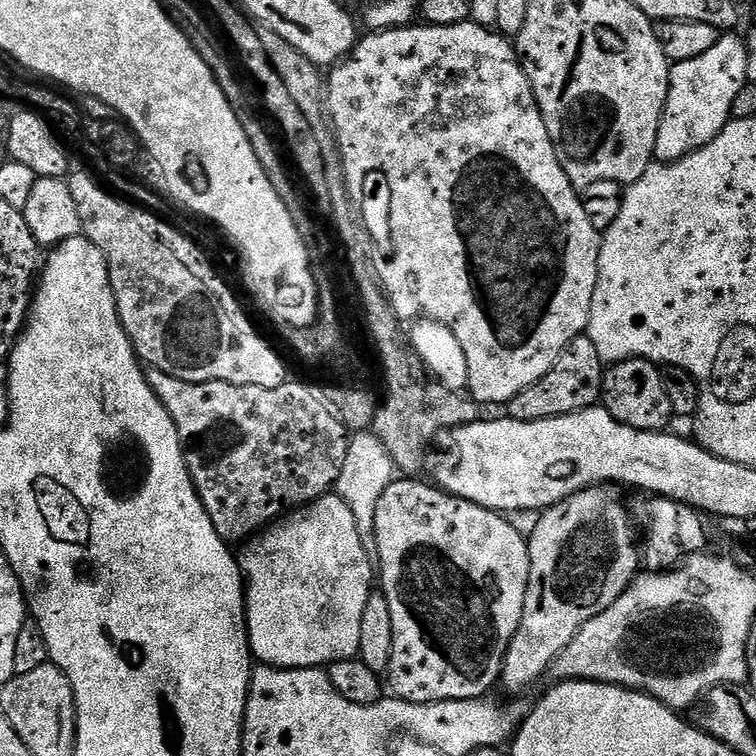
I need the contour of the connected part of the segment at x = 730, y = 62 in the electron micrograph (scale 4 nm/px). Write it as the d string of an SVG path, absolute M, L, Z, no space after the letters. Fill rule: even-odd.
M736 34L721 35L714 47L690 62L678 62L668 69L668 93L662 122L658 126L658 142L654 142L655 159L672 164L714 142L732 119L732 107L738 90L748 83L748 46Z

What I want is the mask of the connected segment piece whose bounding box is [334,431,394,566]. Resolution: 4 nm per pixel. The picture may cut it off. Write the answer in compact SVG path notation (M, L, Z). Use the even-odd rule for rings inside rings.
M371 431L355 433L349 439L346 450L346 462L342 462L342 474L338 474L335 495L350 506L350 514L354 514L354 526L358 526L358 538L362 541L362 550L366 550L366 558L370 558L373 566L379 565L378 538L374 530L374 514L378 514L378 502L382 494L386 494L386 486L394 479L394 467L386 447Z

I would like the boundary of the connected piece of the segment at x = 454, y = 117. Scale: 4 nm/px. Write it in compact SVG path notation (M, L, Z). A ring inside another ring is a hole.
M471 20L454 26L434 26L420 22L406 28L372 30L367 34L369 36L361 35L357 39L351 52L329 71L332 73L327 73L326 111L336 134L348 181L368 180L375 172L384 176L383 191L386 194L400 194L400 206L408 216L408 220L386 220L388 252L392 257L388 264L379 265L378 283L401 321L412 322L419 317L428 317L444 323L454 332L466 354L469 371L466 392L469 397L480 406L507 405L514 394L522 394L545 376L574 338L587 333L590 306L598 286L602 233L594 230L594 226L586 219L580 192L570 182L570 178L566 178L566 170L562 170L562 162L558 162L558 154L554 154L554 142L550 142L550 134L546 131L546 122L542 122L534 90L509 37L501 36L491 27L473 24Z

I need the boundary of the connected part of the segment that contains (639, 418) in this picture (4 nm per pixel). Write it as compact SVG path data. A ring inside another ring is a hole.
M637 358L635 360L623 360L611 365L605 371L602 390L600 391L599 403L609 412L622 426L634 426L634 430L646 430L647 432L663 432L669 427L668 423L674 420L670 397L666 394L664 385L664 373L658 367L655 368L653 361L648 358Z

